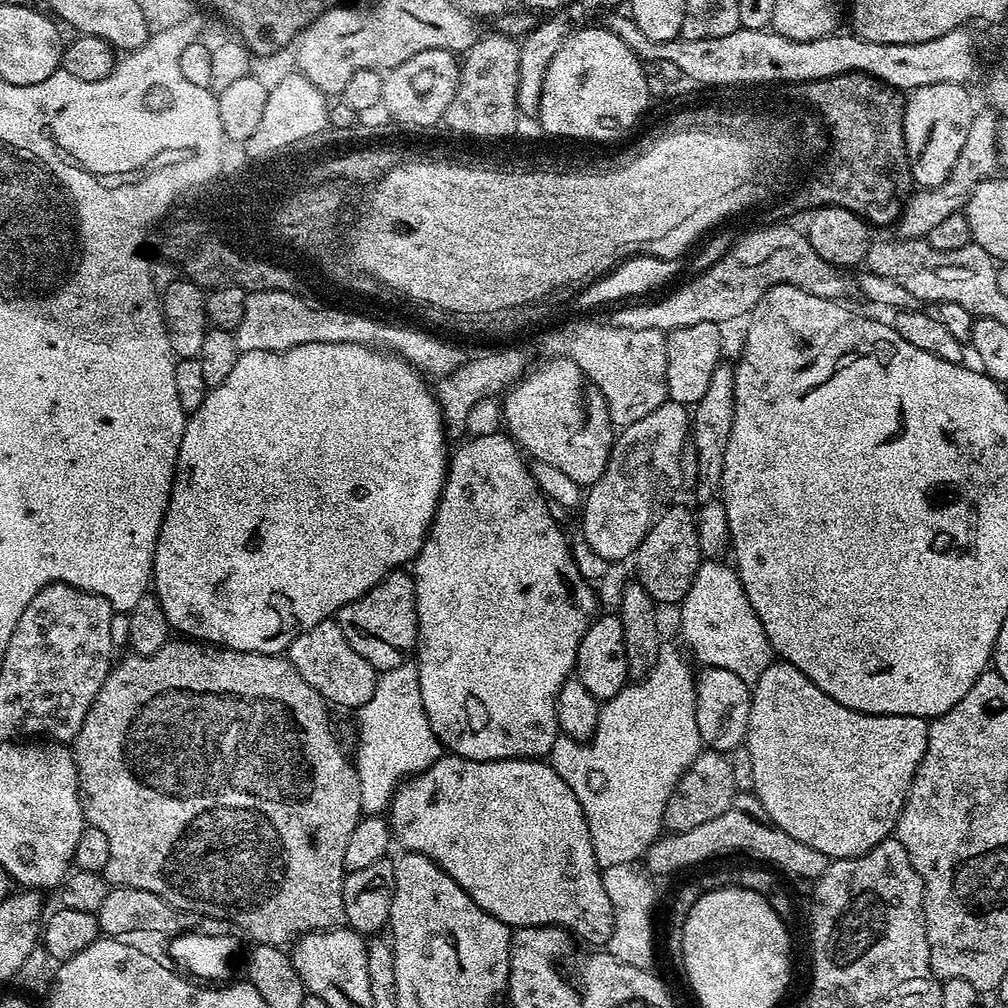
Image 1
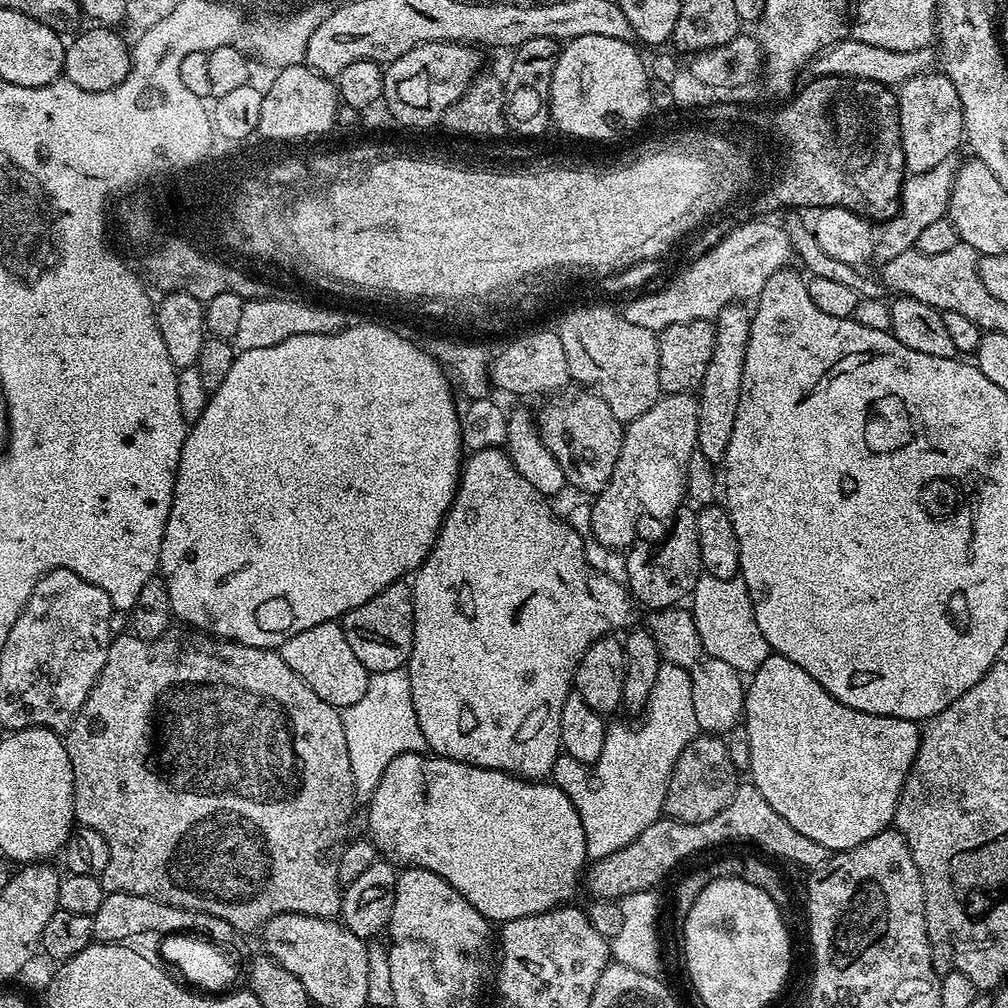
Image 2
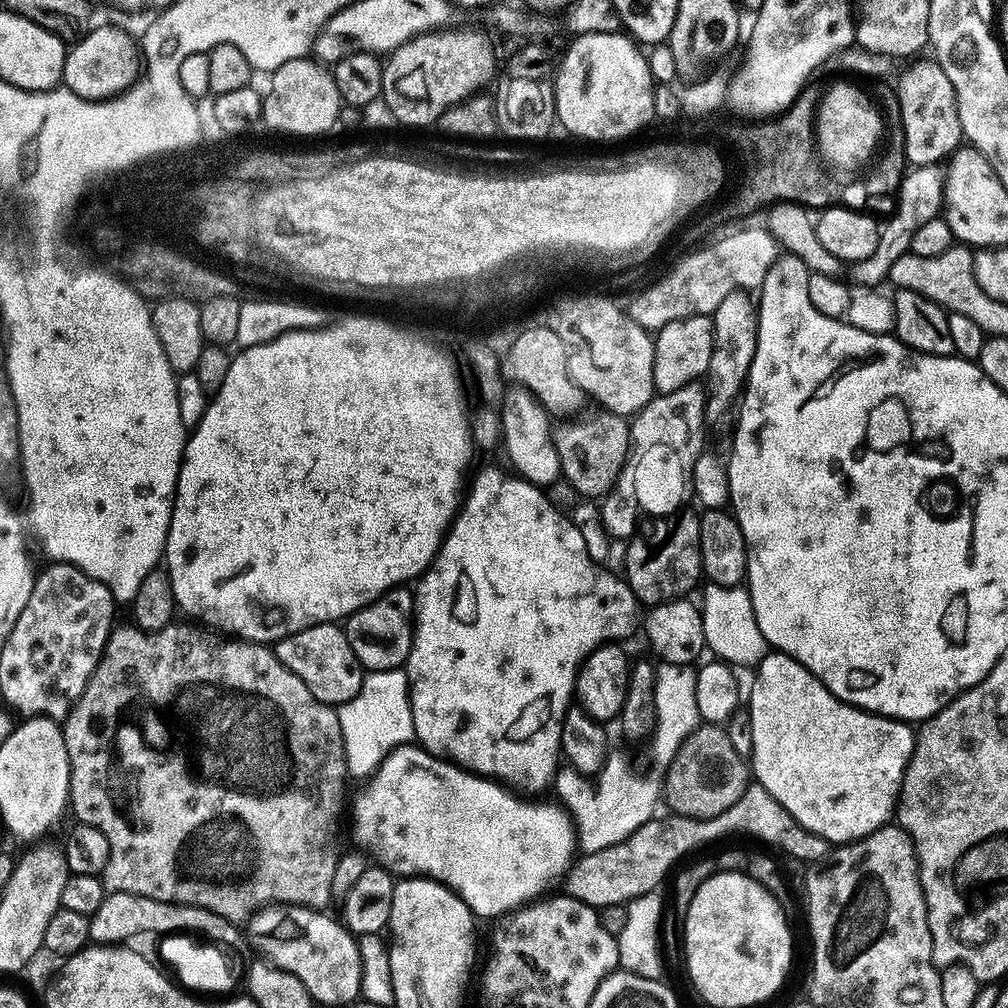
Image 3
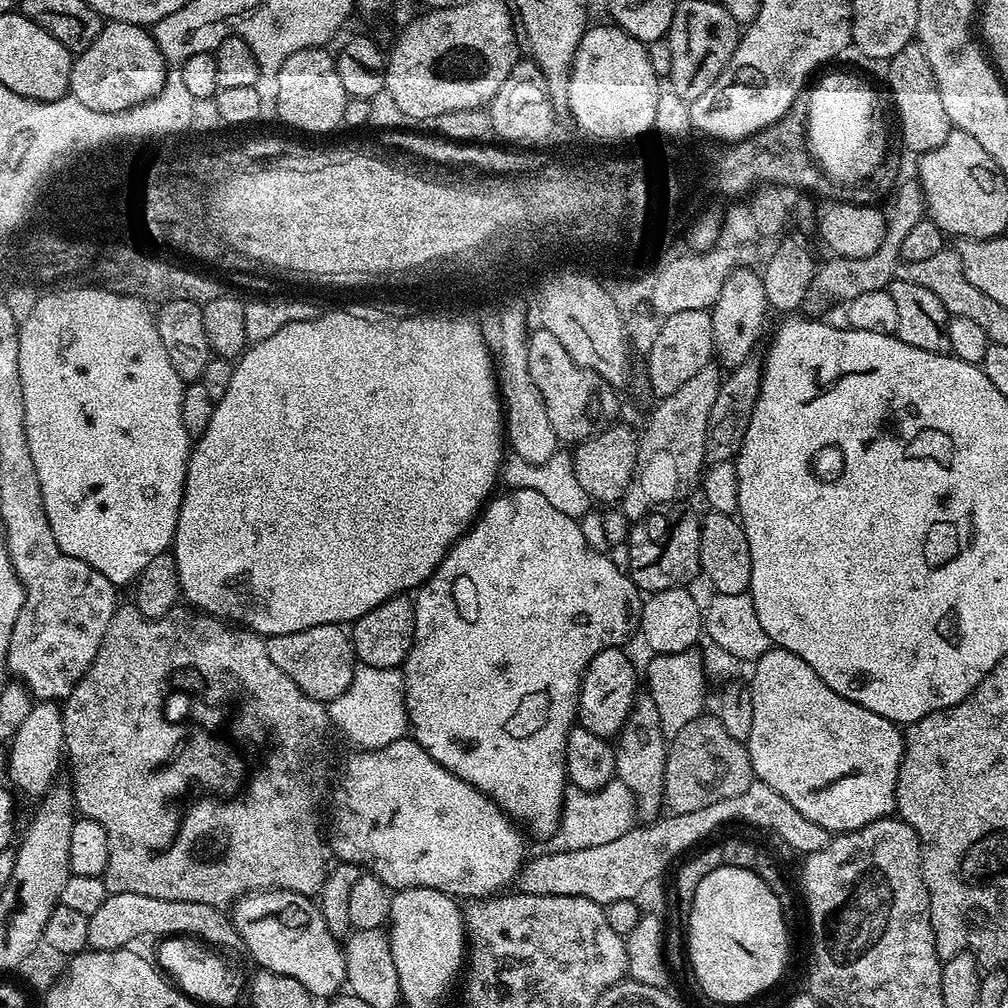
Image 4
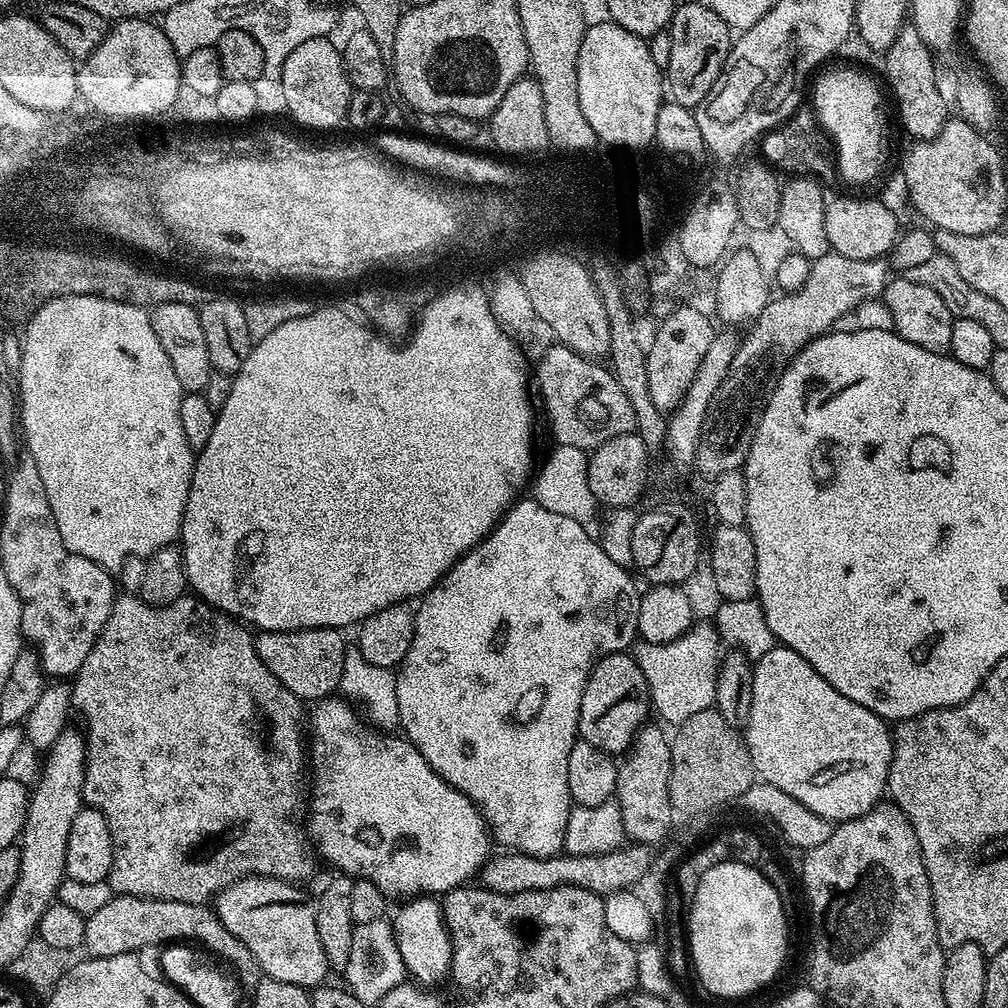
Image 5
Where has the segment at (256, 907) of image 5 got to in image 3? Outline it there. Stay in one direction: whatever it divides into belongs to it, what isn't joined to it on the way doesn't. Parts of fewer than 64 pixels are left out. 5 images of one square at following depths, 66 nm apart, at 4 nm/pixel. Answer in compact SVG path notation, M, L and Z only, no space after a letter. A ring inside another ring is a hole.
M266 904L247 920L246 936L268 963L292 972L317 1005L355 1005L362 996L360 945L339 919L331 920L328 914L300 904Z

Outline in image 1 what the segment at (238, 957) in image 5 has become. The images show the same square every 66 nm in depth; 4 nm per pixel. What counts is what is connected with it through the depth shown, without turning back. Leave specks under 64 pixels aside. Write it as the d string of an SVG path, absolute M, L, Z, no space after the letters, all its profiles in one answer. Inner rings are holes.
M109 887L98 915L101 933L108 938L124 938L127 937L127 932L170 932L169 934L179 934L187 933L189 930L195 930L202 935L226 936L234 928L229 920L219 920L213 916L203 916L197 912L182 912L146 890L134 890L133 888Z

